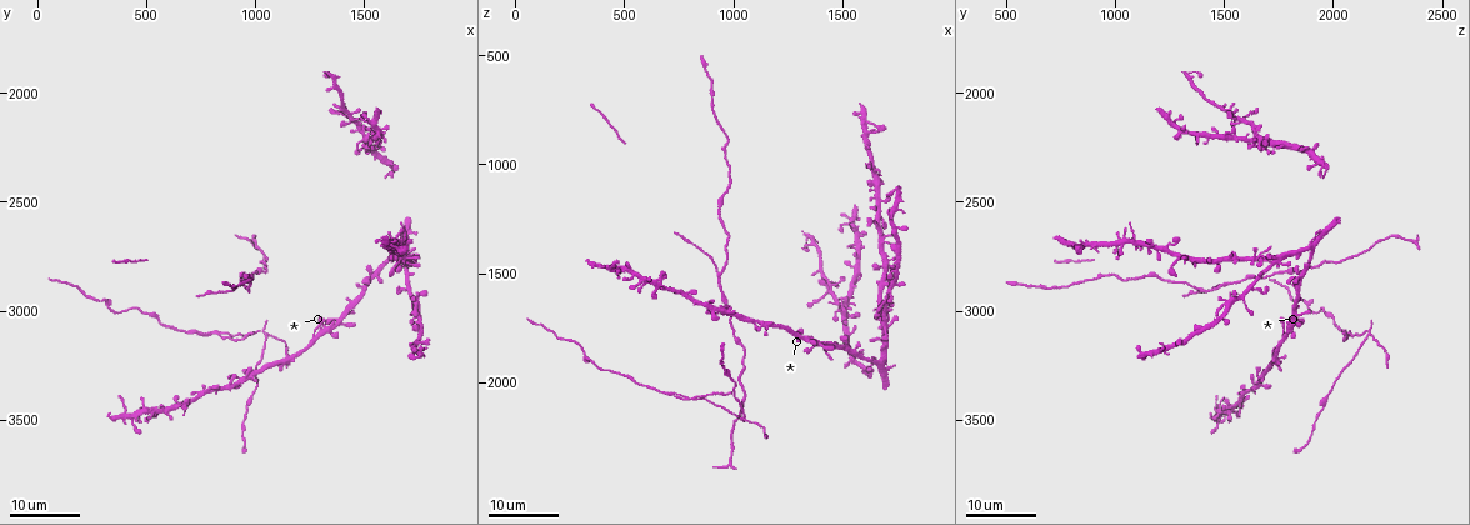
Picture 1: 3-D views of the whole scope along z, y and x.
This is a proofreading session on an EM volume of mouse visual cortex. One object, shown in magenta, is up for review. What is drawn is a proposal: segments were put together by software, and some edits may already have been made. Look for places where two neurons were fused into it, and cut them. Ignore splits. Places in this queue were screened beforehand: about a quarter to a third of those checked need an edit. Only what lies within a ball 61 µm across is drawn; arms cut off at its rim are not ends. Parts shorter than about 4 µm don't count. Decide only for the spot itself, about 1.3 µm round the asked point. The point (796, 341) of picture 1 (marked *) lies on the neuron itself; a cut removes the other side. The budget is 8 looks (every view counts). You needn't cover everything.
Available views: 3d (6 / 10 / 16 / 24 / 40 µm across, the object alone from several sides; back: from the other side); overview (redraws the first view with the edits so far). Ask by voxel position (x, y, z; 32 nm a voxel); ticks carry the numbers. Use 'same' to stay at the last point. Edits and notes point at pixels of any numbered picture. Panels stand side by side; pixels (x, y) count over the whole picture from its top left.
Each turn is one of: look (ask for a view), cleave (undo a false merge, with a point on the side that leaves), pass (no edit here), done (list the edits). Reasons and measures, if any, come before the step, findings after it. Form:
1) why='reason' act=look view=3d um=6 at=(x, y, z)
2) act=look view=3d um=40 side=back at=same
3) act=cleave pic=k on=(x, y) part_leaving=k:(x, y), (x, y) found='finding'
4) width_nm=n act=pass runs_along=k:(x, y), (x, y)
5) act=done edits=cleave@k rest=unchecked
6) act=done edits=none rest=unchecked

why='four arms meet' act=look view=3d um=16 at=(1040, 3090, 2160)

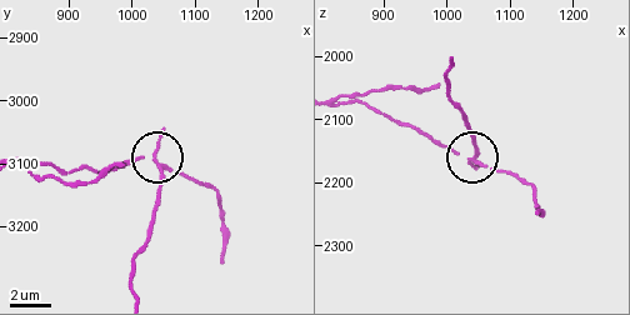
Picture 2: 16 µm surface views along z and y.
act=look view=3d um=10 at=(1035, 3085, 2170)

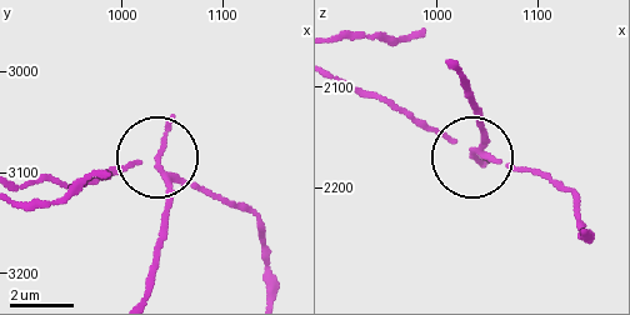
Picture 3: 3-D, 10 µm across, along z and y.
side_arm_um=41 act=cleave pic=3 on=(170, 126) part_leaving=3:(160, 175), (168, 229), (146, 293) found='two neurons meet here'

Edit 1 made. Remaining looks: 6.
act=look view=overview

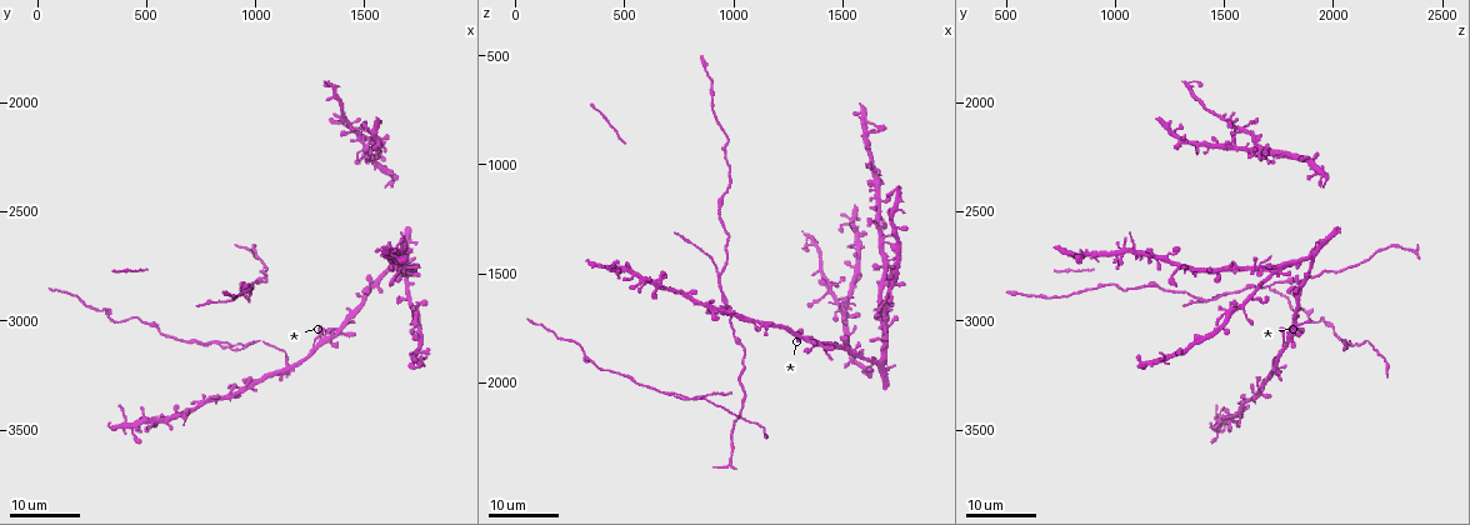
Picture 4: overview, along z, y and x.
why='calibre changes' act=look view=3d um=16 at=(320, 2950, 1860)

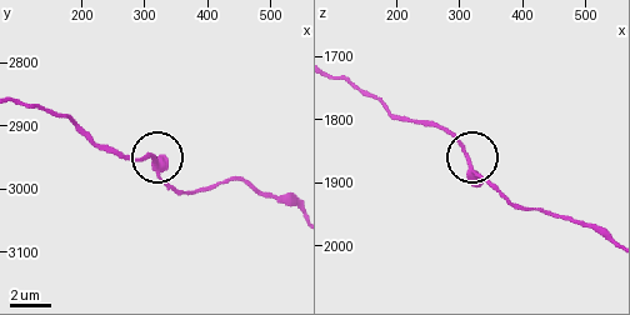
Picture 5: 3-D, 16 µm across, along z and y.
why='closer look' act=look view=3d um=10 at=(310, 2955, 1860)

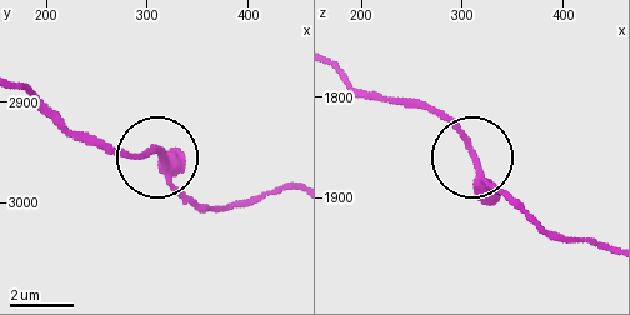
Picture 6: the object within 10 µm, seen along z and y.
act=pass runs_along=6:(609, 245), (560, 238), (529, 221), (426, 103) found='continuous, no second neuron'

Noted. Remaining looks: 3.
why='three arms meet' act=look view=3d um=16 at=(940, 2890, 1500)

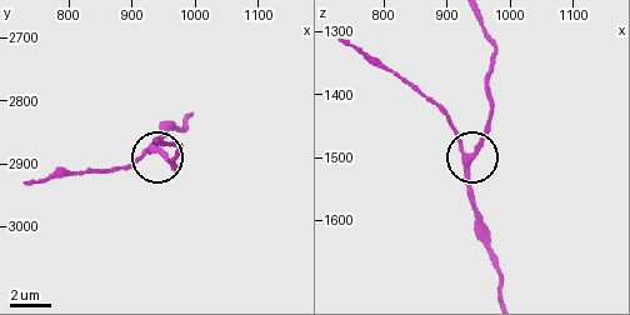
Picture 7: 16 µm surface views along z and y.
act=look view=3d um=6 at=(935, 2880, 1495)

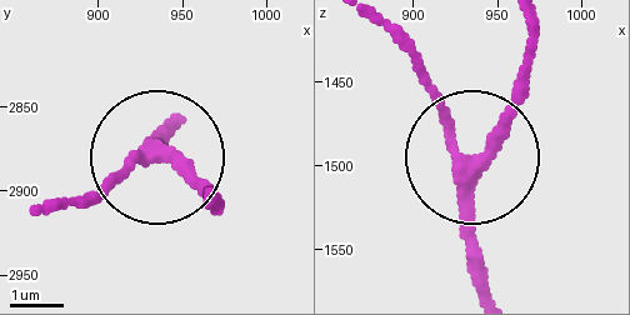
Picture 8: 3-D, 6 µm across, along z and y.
act=look view=3d um=6 side=back at=(934, 2878, 1496)

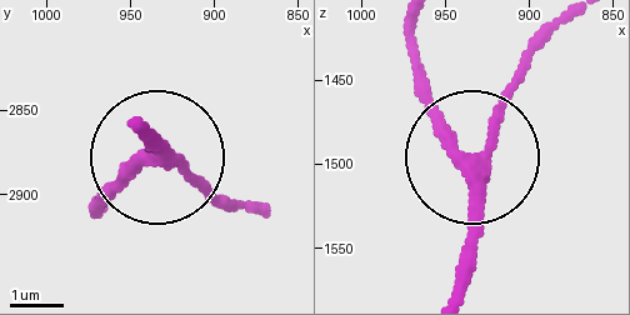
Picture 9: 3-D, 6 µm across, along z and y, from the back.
act=pass found='all the same neuron'

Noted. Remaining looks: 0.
act=done edits=cleave@3 rest=unchecked

